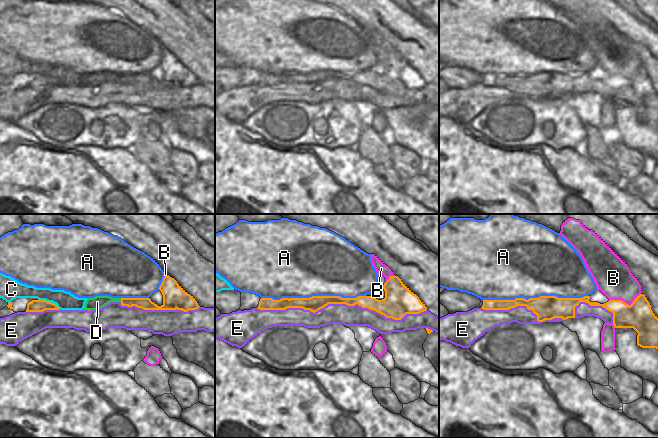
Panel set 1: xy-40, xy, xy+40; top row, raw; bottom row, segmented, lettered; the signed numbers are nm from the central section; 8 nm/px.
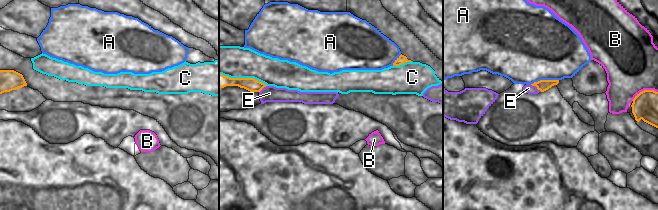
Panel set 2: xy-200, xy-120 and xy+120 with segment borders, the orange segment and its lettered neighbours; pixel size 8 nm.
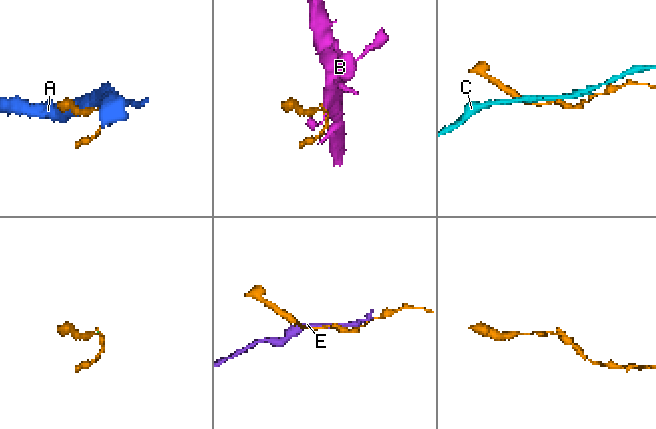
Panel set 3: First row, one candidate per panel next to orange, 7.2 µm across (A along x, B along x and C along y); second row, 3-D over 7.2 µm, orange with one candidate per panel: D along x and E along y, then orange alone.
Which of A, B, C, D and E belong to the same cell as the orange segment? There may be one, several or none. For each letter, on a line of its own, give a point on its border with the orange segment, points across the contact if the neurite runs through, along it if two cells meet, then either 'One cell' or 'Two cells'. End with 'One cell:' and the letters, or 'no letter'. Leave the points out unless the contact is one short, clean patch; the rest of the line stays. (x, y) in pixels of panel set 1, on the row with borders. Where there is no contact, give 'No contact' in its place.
A: Touches orange at xy+40 (535, 298). Two cells
B: Touches orange at xy+40 (625, 303). Two cells
C: Touches orange at xy-40 (49, 302). Two cells
D: Touches orange at xy-40 (121, 300). Path across: xy-40 (145, 303), (121, 300), (102, 300), (97, 302). One cell
E: Touches orange at xy (342, 303). Two cells
One cell: D

